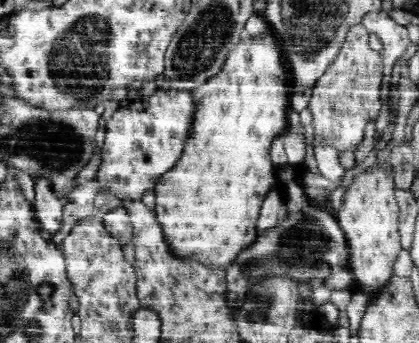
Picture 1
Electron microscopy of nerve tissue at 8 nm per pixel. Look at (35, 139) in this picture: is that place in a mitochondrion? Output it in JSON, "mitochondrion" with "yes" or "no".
{"mitochondrion":"yes"}

